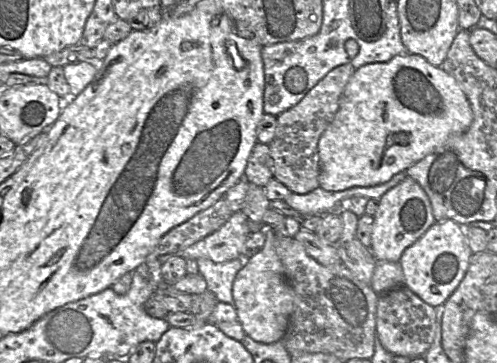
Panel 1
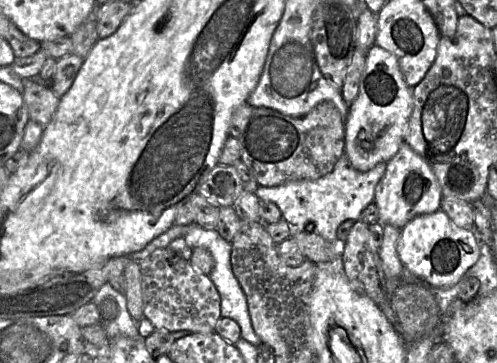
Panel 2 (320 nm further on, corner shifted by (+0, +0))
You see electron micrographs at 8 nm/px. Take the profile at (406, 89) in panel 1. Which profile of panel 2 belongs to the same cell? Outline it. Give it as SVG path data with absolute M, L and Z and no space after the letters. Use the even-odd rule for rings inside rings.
M374 44L366 56L366 64L359 82L359 92L349 106L345 120L344 151L351 166L360 171L371 170L379 162L389 161L405 142L405 132L413 109L412 88L405 82L397 58L387 50Z

